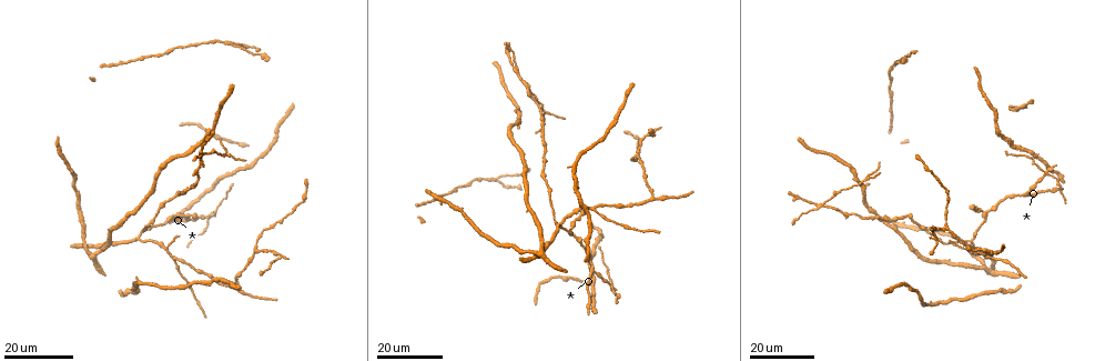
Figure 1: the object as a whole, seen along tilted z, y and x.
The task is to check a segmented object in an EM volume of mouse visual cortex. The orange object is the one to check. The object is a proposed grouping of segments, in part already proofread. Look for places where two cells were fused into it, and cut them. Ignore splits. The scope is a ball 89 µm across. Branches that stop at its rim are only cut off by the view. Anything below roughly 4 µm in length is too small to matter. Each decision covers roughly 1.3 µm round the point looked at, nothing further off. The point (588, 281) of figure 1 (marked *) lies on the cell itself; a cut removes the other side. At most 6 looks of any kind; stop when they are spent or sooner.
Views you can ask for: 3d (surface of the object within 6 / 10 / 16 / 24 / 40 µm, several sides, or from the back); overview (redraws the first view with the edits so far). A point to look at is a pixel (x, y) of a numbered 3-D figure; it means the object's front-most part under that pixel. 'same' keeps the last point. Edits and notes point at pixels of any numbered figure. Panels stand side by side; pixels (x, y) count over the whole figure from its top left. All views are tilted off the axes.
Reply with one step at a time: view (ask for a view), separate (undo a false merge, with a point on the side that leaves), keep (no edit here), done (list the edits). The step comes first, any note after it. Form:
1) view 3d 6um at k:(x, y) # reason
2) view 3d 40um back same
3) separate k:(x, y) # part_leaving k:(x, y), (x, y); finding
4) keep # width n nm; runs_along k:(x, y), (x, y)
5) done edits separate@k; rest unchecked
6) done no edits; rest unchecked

view 3d 24um at 1:(213, 216) # looks like a crossing

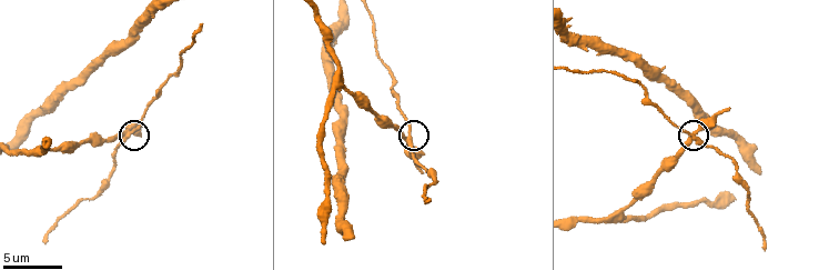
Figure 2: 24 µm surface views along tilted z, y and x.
view 3d 6um at 2:(693, 134)

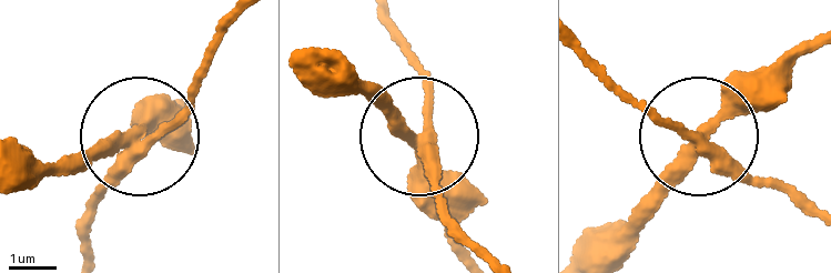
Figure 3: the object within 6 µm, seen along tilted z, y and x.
keep # arms 4; runs_along 3:(614, 250), (701, 139), (798, 60); continuous, no second cell

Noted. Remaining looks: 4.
view 3d 16um at 1:(172, 216)

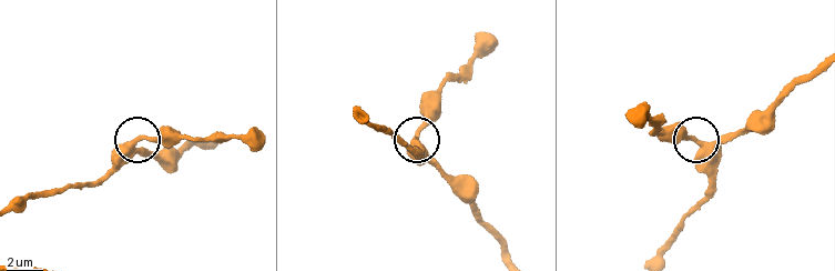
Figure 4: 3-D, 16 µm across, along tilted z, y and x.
view 3d 10um at 4:(136, 142) # closer look

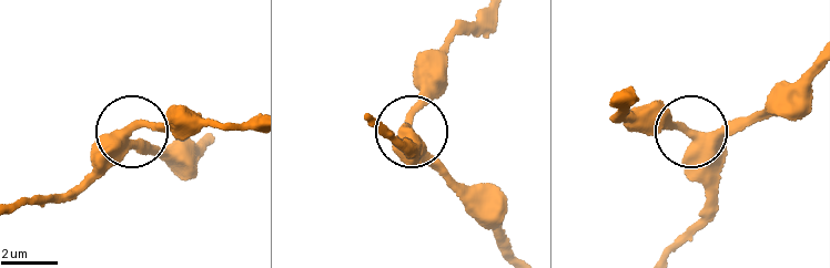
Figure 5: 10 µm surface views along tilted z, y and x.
keep # one cell here

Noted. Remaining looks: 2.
view 3d 24um at 1:(822, 203) # three arms meet

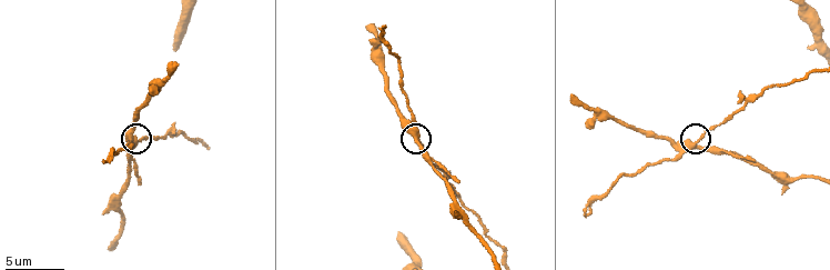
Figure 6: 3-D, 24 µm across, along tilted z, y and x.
view 3d 10um at 6:(694, 143)

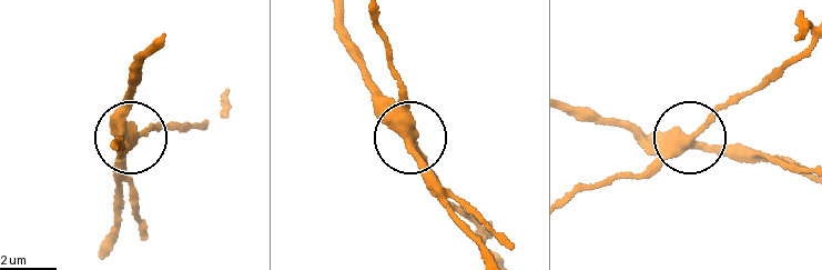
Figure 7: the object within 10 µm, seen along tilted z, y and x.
separate 7:(146, 136) # arms 3; part_leaving 7:(131, 144), (170, 124), (203, 124); a second cell is stuck on

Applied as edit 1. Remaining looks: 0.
done edits separate@7; rest unchecked

